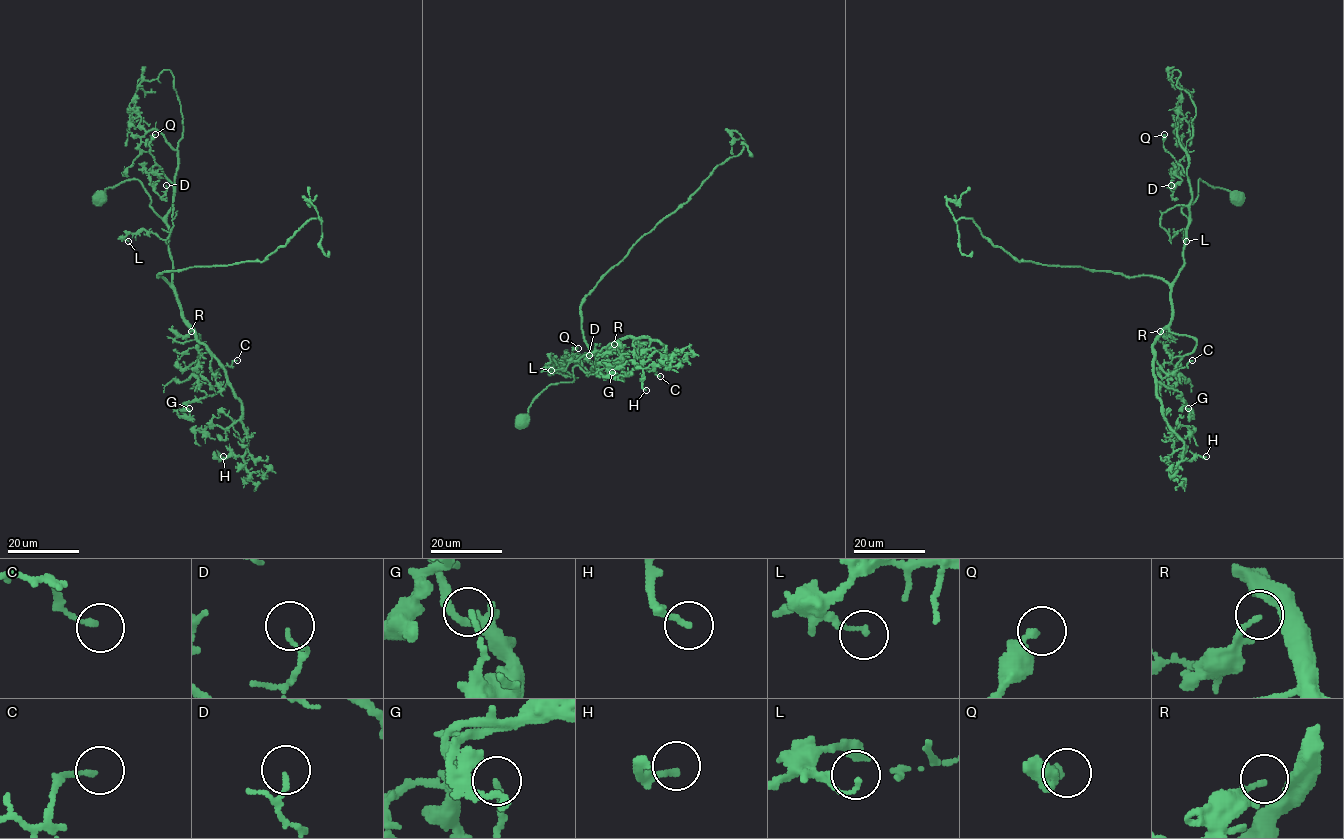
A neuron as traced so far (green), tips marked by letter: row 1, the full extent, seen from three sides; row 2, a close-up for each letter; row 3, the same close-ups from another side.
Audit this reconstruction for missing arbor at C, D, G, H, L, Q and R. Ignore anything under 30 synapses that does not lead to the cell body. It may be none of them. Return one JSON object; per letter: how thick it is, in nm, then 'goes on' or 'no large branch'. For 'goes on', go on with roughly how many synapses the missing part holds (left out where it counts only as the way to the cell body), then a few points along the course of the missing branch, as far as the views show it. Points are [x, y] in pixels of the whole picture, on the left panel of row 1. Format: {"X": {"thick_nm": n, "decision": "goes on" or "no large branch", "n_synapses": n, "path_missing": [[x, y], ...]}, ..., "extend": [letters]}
{"C": {"thick_nm": 140, "decision": "no large branch"}, "D": {"thick_nm": 80, "decision": "no large branch"}, "G": {"thick_nm": 140, "decision": "no large branch"}, "H": {"thick_nm": 180, "decision": "no large branch"}, "L": {"thick_nm": 110, "decision": "no large branch"}, "Q": {"thick_nm": 320, "decision": "no large branch"}, "R": {"thick_nm": 190, "decision": "no large branch"}, "extend": []}

